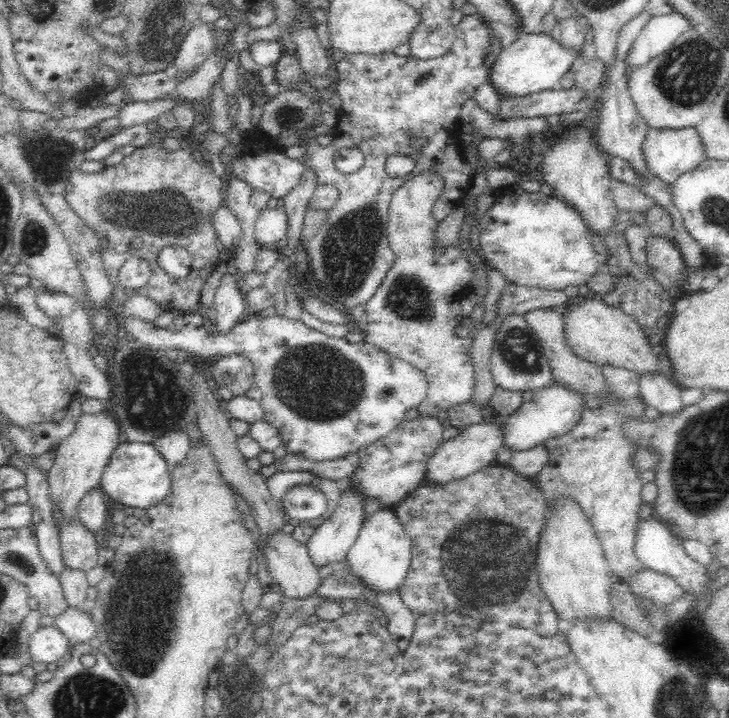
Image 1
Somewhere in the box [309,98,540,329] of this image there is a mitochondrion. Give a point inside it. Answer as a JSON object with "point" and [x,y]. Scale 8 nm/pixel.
{"point":[408,298]}

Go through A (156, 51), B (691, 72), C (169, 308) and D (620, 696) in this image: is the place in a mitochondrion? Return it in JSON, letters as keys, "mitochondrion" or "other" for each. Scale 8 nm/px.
{"A":"mitochondrion","B":"mitochondrion","C":"other","D":"other"}

